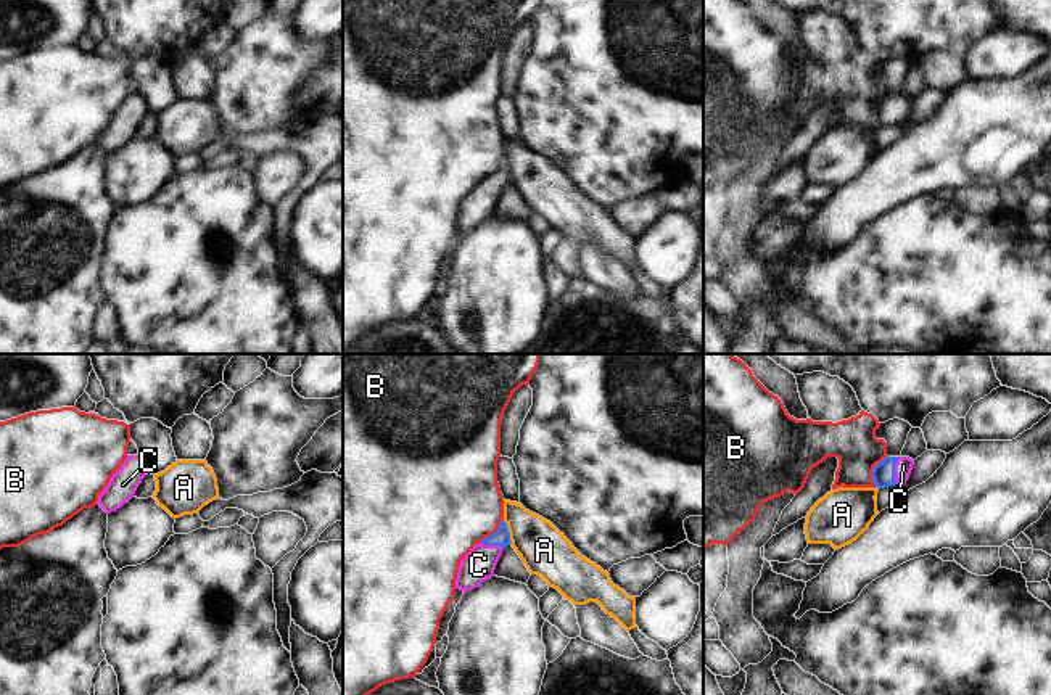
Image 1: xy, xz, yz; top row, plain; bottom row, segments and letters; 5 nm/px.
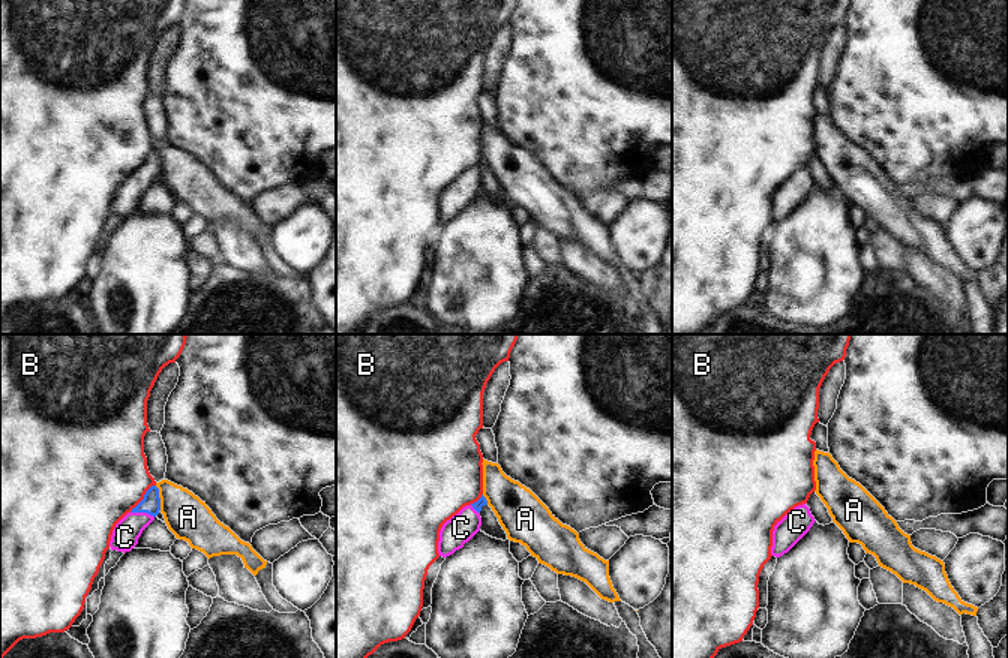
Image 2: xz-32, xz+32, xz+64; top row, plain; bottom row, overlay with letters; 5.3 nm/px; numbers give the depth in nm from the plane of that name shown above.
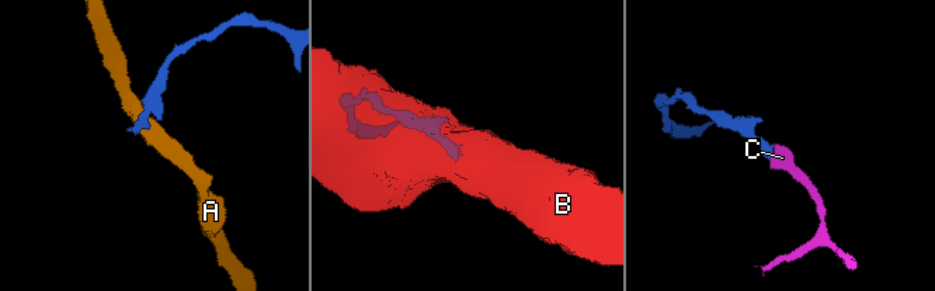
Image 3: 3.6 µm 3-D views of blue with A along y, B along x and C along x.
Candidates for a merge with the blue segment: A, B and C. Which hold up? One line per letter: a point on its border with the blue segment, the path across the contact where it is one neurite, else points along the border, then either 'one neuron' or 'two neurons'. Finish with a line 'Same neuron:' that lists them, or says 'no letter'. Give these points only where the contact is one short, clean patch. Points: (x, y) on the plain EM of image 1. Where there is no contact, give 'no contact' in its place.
A: contact xz (509, 172); border xz (502, 160), (511, 184); two neurons
B: contact yz (873, 110); border yz (887, 95), (873, 110), (874, 126); two neurons
C: contact yz (894, 110); way yz (884, 113), (894, 110), (903, 105); one neuron
Same neuron: C

